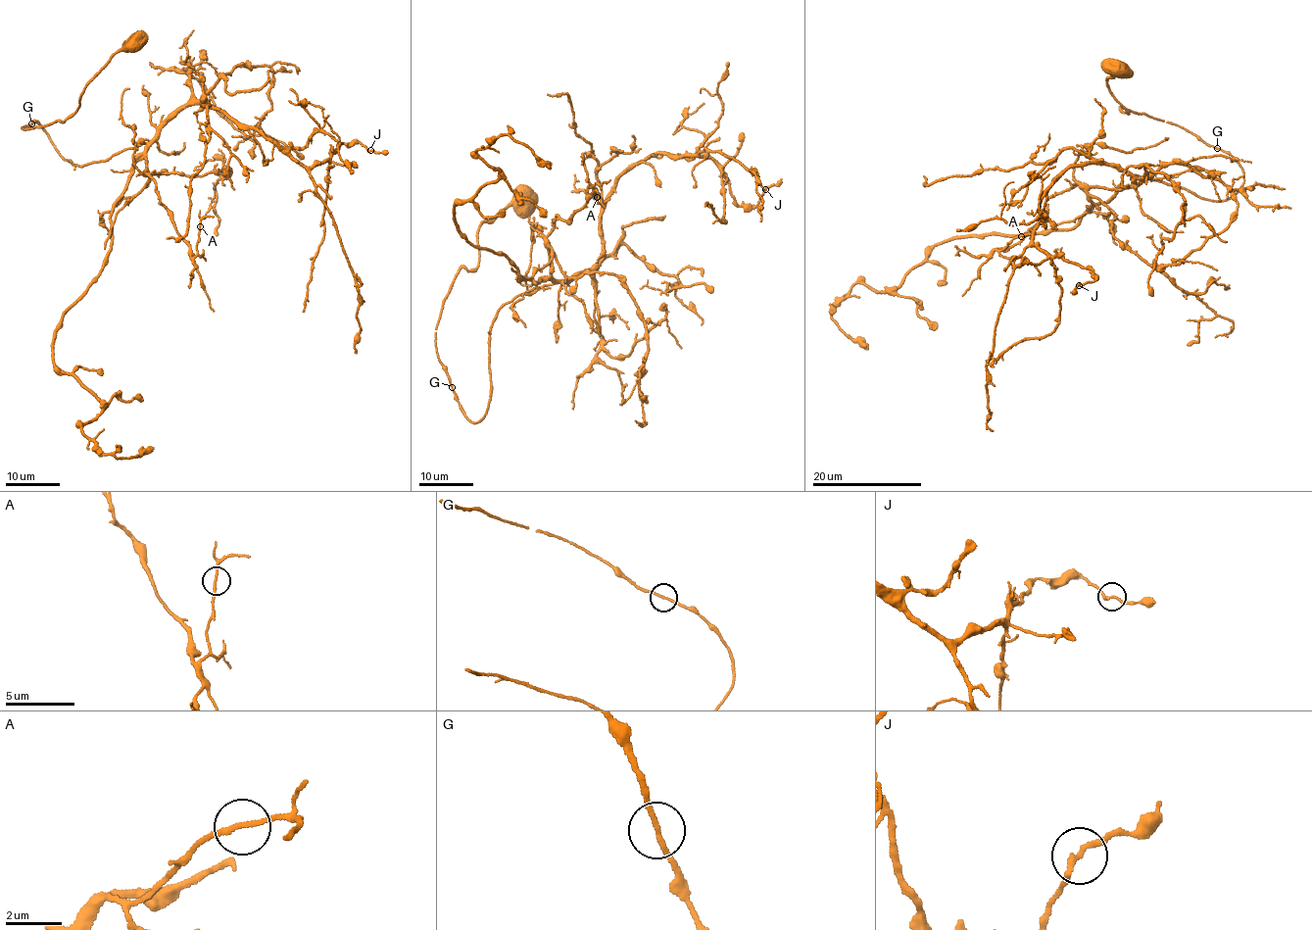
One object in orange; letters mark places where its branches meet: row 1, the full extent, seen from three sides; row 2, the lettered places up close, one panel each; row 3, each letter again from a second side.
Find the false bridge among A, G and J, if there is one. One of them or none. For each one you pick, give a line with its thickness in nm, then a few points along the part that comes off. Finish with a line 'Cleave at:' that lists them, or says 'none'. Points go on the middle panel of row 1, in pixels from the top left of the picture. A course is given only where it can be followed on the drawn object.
Cleave at: none

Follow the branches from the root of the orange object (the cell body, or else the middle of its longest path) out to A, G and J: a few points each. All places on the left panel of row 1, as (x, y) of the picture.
A: (137, 38), (65, 121), (21, 126), (38, 123), (75, 167), (146, 143), (147, 174), (192, 258), (200, 226)
G: (137, 38), (130, 38), (124, 43), (86, 85), (75, 112), (64, 122), (24, 129), (21, 126), (31, 123)
J: (137, 38), (65, 121), (21, 126), (38, 123), (75, 167), (202, 103), (307, 167), (341, 144), (370, 150)

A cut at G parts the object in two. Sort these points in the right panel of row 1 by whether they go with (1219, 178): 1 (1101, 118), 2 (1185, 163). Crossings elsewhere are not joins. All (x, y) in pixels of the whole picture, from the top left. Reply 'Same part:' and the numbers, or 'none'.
Same part: 1, 2

